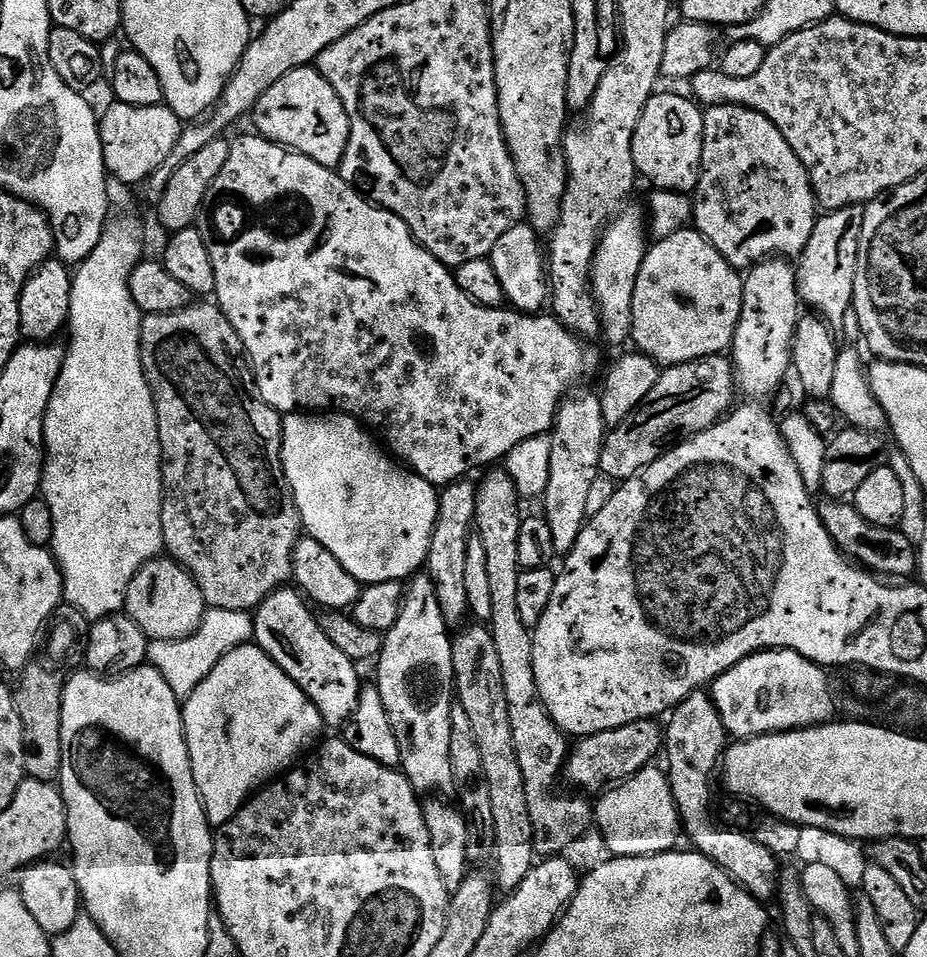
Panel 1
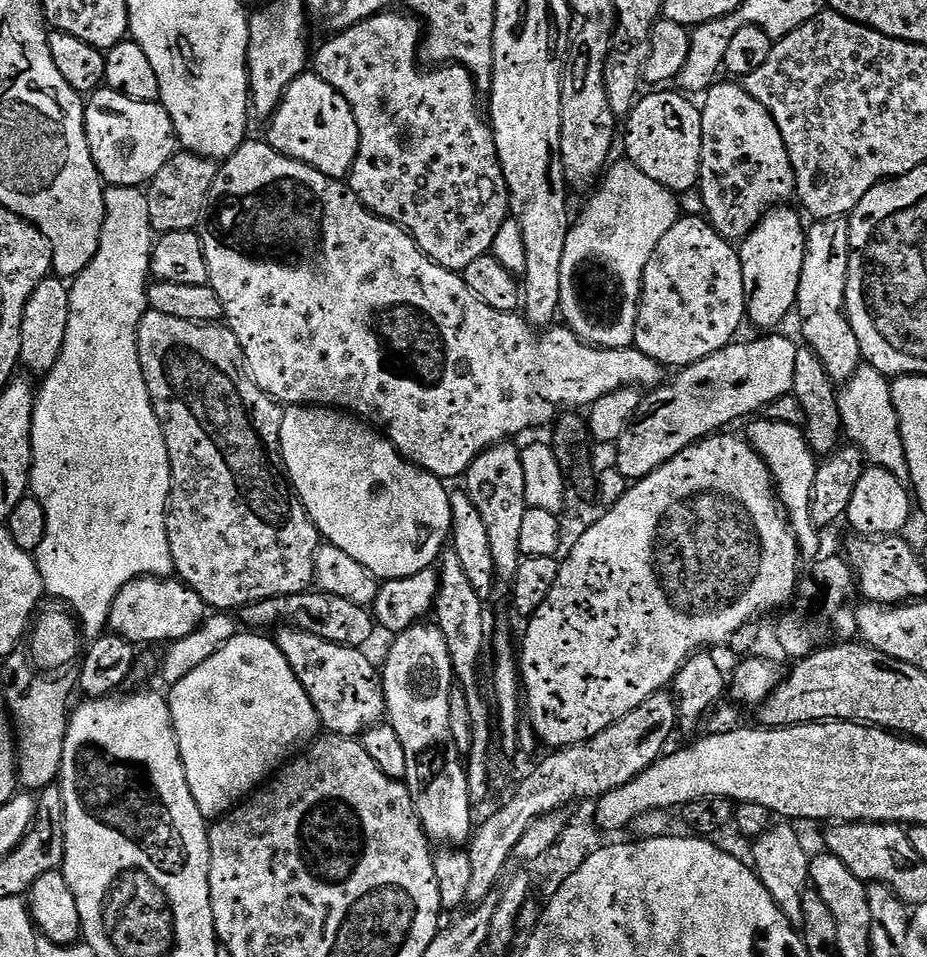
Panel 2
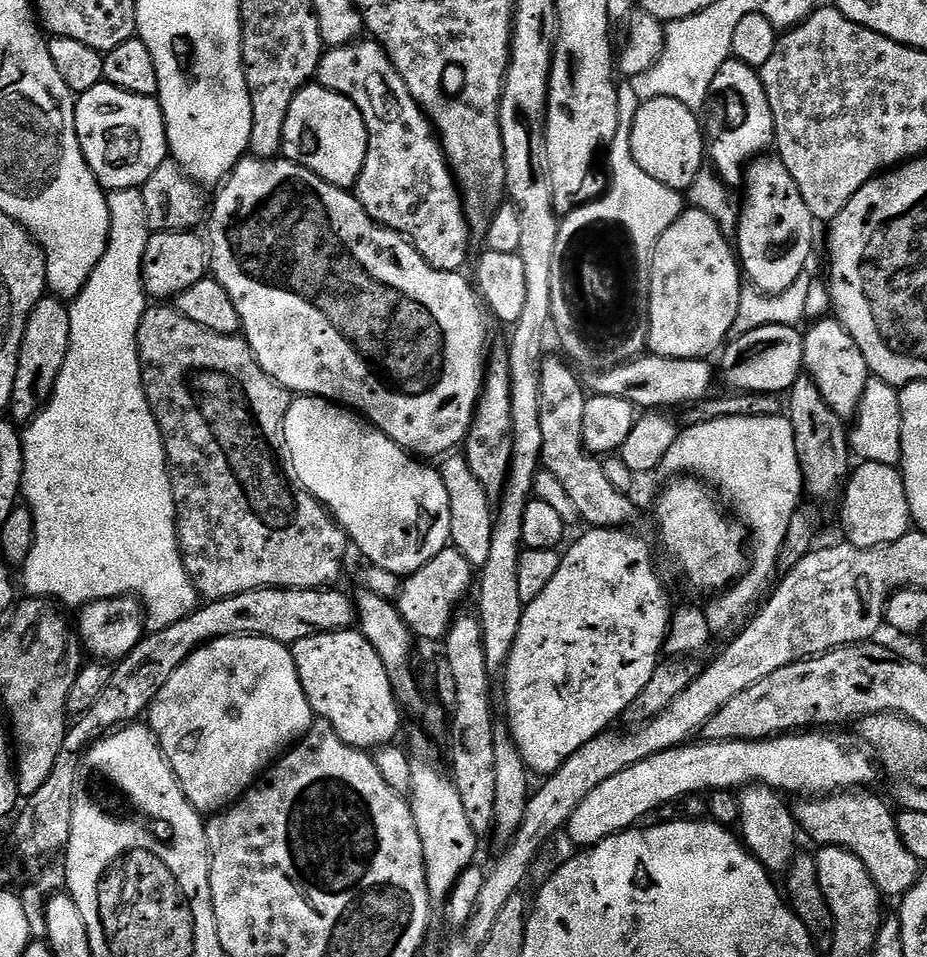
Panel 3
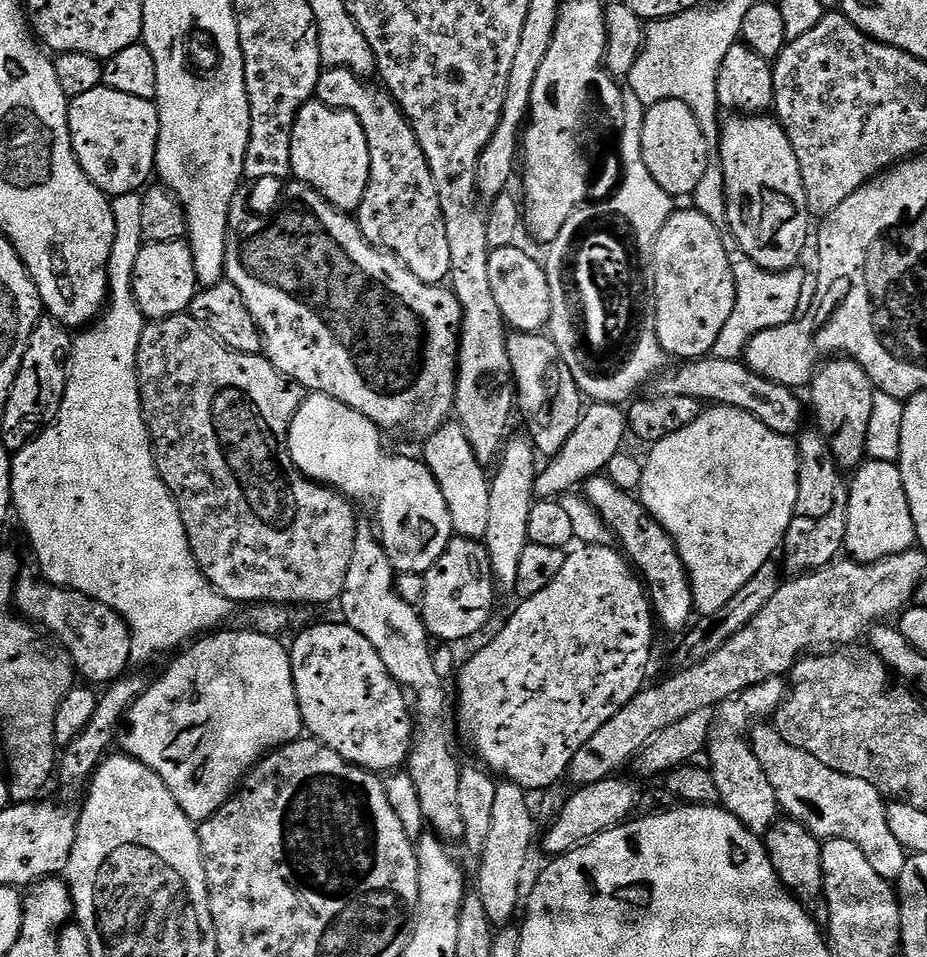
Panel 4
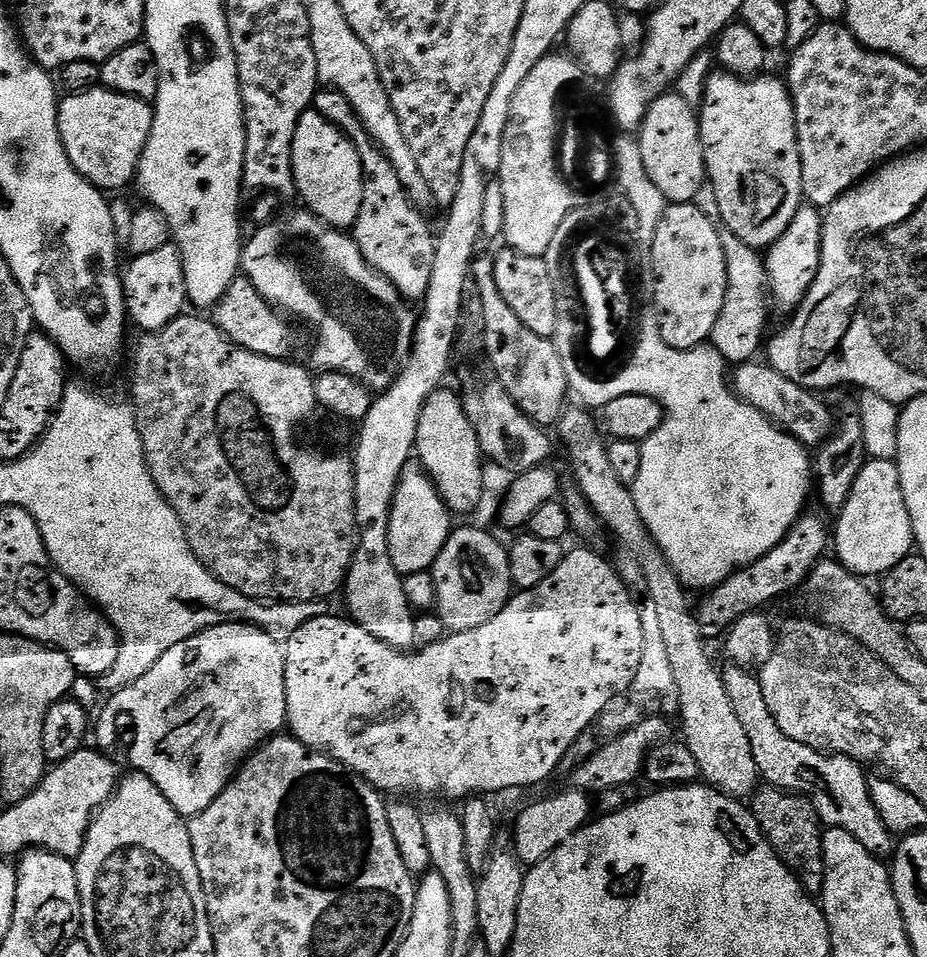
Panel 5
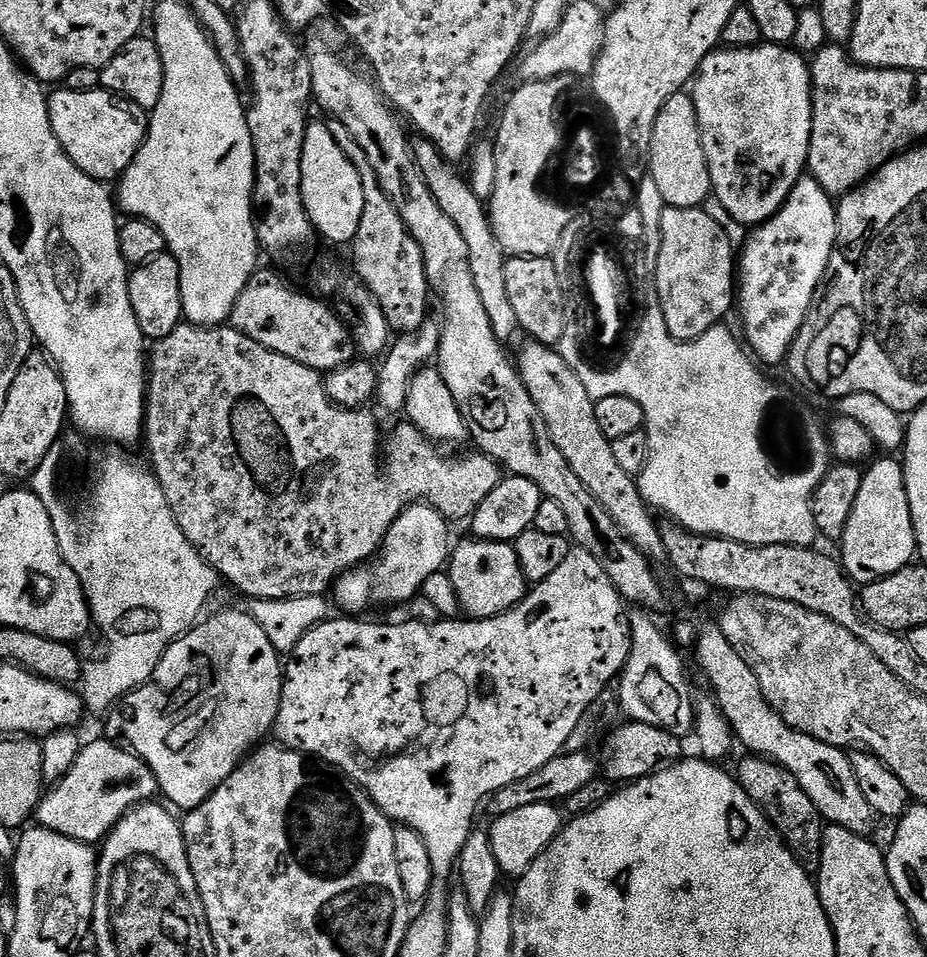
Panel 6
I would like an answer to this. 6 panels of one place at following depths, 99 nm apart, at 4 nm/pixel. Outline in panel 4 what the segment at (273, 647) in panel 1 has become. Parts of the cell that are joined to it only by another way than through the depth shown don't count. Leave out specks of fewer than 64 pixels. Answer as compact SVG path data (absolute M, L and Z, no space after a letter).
M316 624L290 644L292 681L307 735L321 740L330 750L342 754L346 762L377 774L399 769L407 761L414 735L414 712L400 683L382 666L378 650L349 624Z

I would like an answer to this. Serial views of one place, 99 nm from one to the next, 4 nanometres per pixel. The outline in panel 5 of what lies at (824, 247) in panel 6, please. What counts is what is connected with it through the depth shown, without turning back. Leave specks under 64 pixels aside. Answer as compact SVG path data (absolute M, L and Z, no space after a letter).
M801 206L794 222L786 228L786 234L778 242L767 249L763 257L767 272L767 291L771 303L780 312L795 313L800 303L806 298L814 278L818 274L818 266L822 258L822 234L824 233L824 217L821 209Z

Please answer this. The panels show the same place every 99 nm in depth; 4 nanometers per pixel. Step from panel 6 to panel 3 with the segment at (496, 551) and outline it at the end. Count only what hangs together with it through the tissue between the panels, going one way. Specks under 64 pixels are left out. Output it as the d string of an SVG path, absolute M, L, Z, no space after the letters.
M454 547L441 550L437 556L430 558L426 566L422 566L417 572L412 573L401 583L400 595L394 603L397 611L411 630L413 637L424 640L443 641L448 634L448 627L458 615L460 603L469 596L474 588L474 569L466 558Z

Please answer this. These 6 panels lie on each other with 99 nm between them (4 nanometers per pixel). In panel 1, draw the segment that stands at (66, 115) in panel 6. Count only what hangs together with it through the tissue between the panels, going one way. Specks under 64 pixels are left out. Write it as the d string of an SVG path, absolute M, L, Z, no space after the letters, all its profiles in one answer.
M112 102L98 120L100 141L104 151L105 169L115 179L129 186L143 185L149 176L170 158L180 137L182 121L164 104L158 106L130 106Z

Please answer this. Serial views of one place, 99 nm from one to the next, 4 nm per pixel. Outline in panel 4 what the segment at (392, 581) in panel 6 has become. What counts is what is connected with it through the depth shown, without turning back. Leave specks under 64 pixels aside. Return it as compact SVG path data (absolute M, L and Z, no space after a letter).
M313 392L305 395L302 406L298 406L291 424L288 425L288 453L294 466L303 476L310 477L318 484L329 486L337 483L336 464L364 464L364 476L369 480L364 492L372 496L373 502L376 503L375 523L381 529L388 528L386 547L392 567L397 573L423 574L430 570L430 566L434 566L434 562L438 562L442 550L446 550L446 546L452 541L454 533L450 522L450 510L446 506L446 498L442 498L442 490L438 490L434 474L425 466L423 459L411 460L408 456L391 456L384 449L380 436L382 436L381 429L377 428L374 422L370 422L370 418L358 414L358 410L338 402L338 398Z

